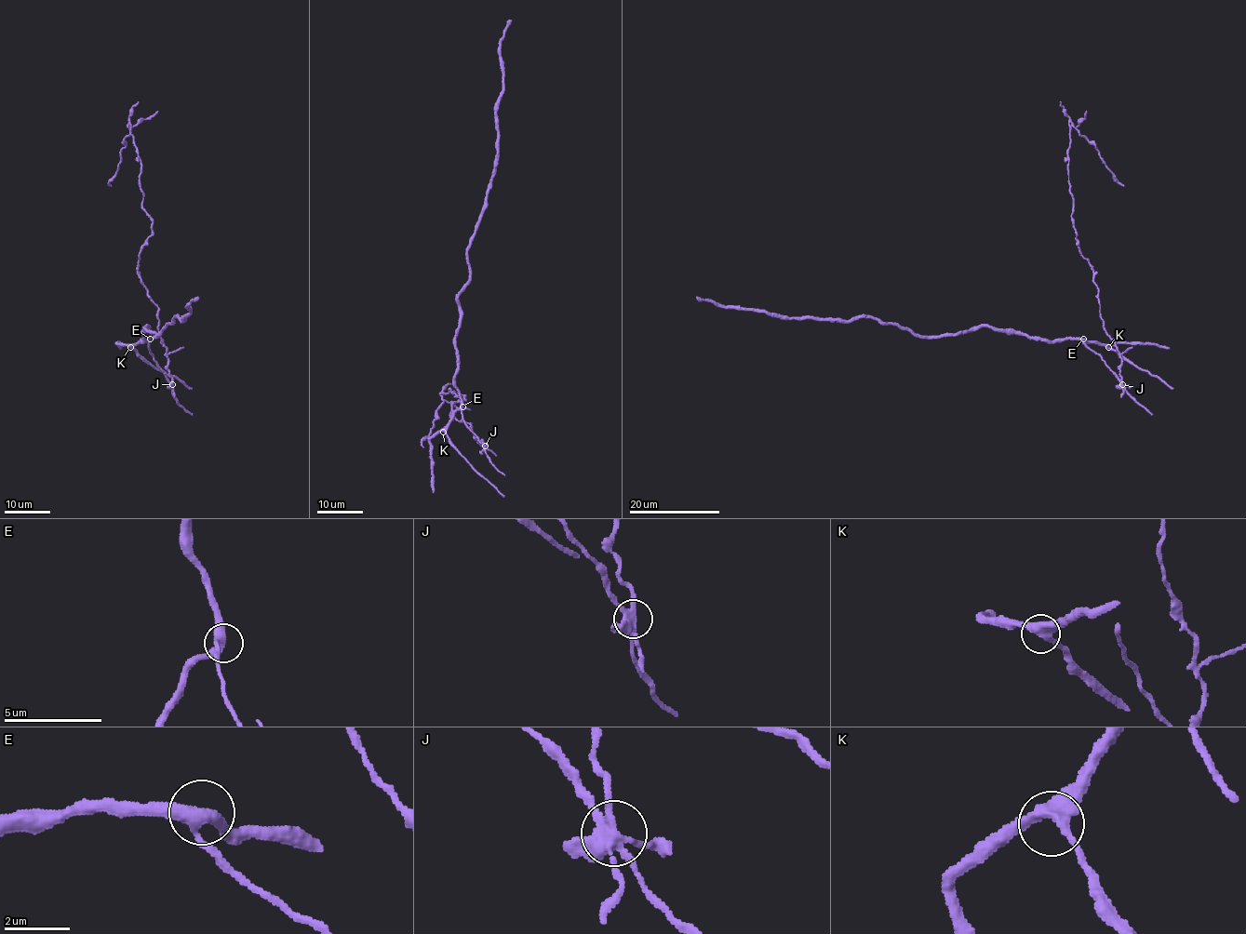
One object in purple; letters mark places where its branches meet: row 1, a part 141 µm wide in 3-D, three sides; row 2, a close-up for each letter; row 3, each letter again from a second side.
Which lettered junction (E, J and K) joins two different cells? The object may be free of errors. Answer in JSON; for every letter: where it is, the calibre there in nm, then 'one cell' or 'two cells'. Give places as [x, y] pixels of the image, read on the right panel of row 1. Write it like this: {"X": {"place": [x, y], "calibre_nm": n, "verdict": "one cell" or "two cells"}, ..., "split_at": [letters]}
{"E": {"place": [1083, 339], "calibre_nm": 360, "verdict": "one cell"}, "J": {"place": [1122, 384], "calibre_nm": 380, "verdict": "two cells"}, "K": {"place": [1108, 347], "calibre_nm": 400, "verdict": "one cell"}, "split_at": ["J"]}

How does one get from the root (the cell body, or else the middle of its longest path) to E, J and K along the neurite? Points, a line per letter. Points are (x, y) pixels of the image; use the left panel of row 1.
E: (150, 352), (150, 339)
J: (150, 352), (172, 384)
K: (150, 352), (147, 340), (130, 347)

